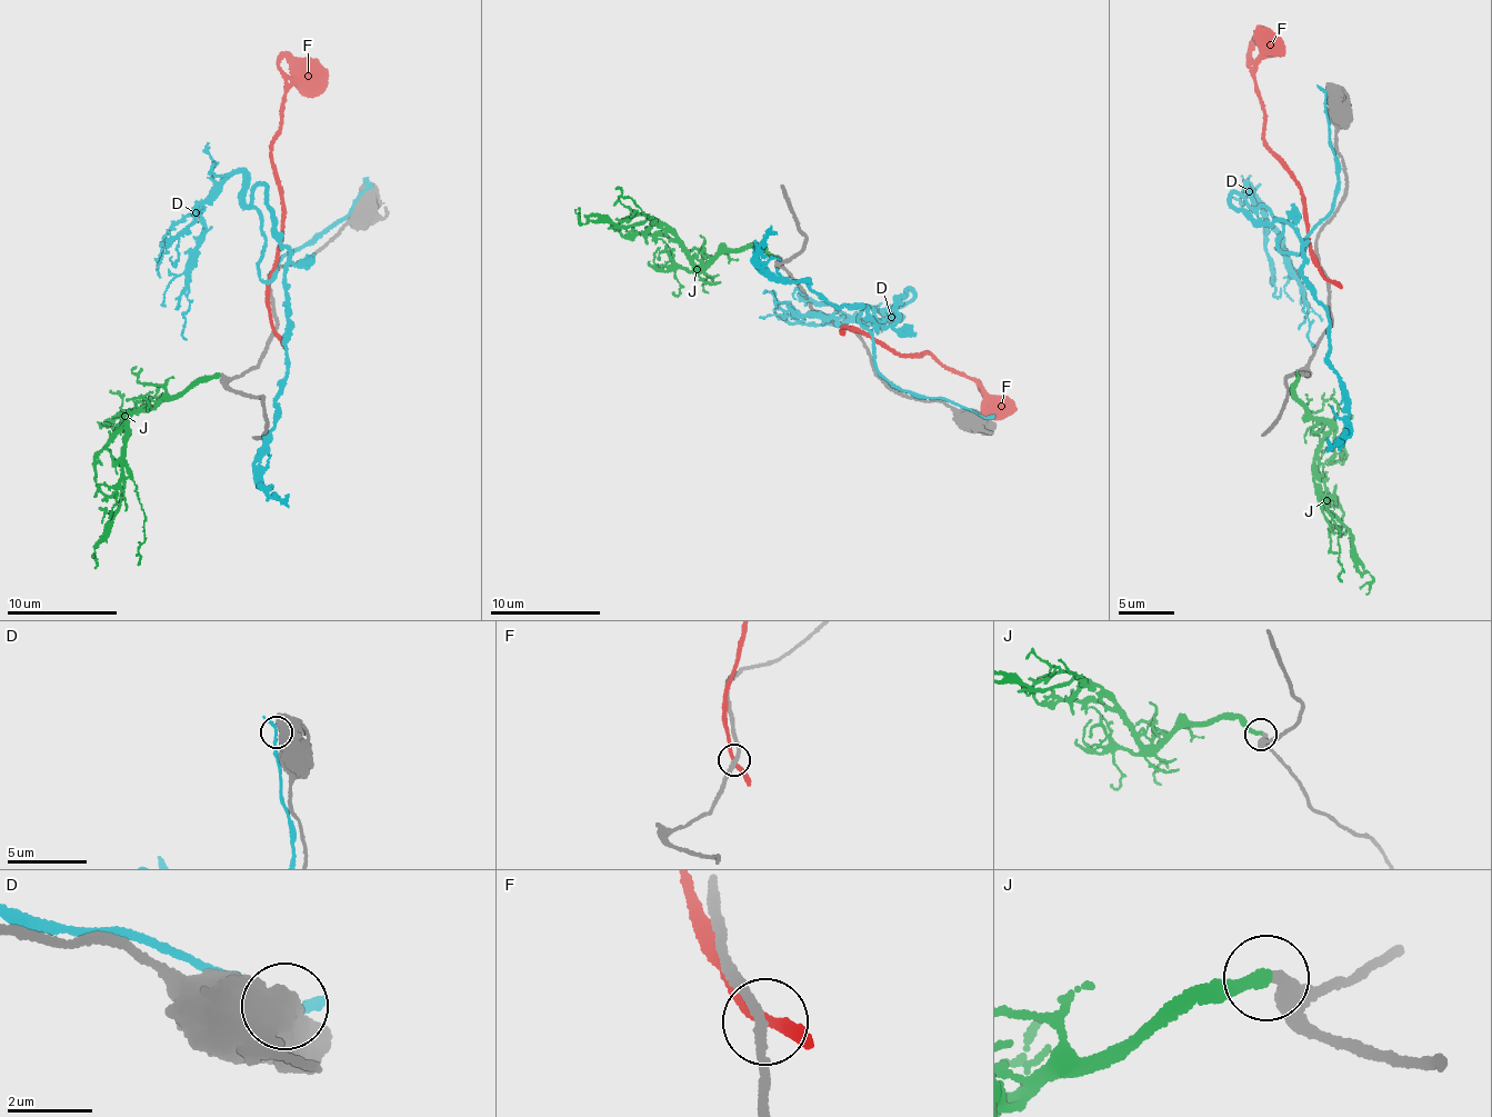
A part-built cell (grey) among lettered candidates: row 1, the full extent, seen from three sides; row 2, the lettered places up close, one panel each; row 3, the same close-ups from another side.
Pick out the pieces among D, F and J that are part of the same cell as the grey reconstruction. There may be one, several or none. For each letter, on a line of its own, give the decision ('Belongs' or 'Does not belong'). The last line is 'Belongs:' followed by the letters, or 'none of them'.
D: Does not belong
F: Does not belong
J: Belongs
Belongs: J

